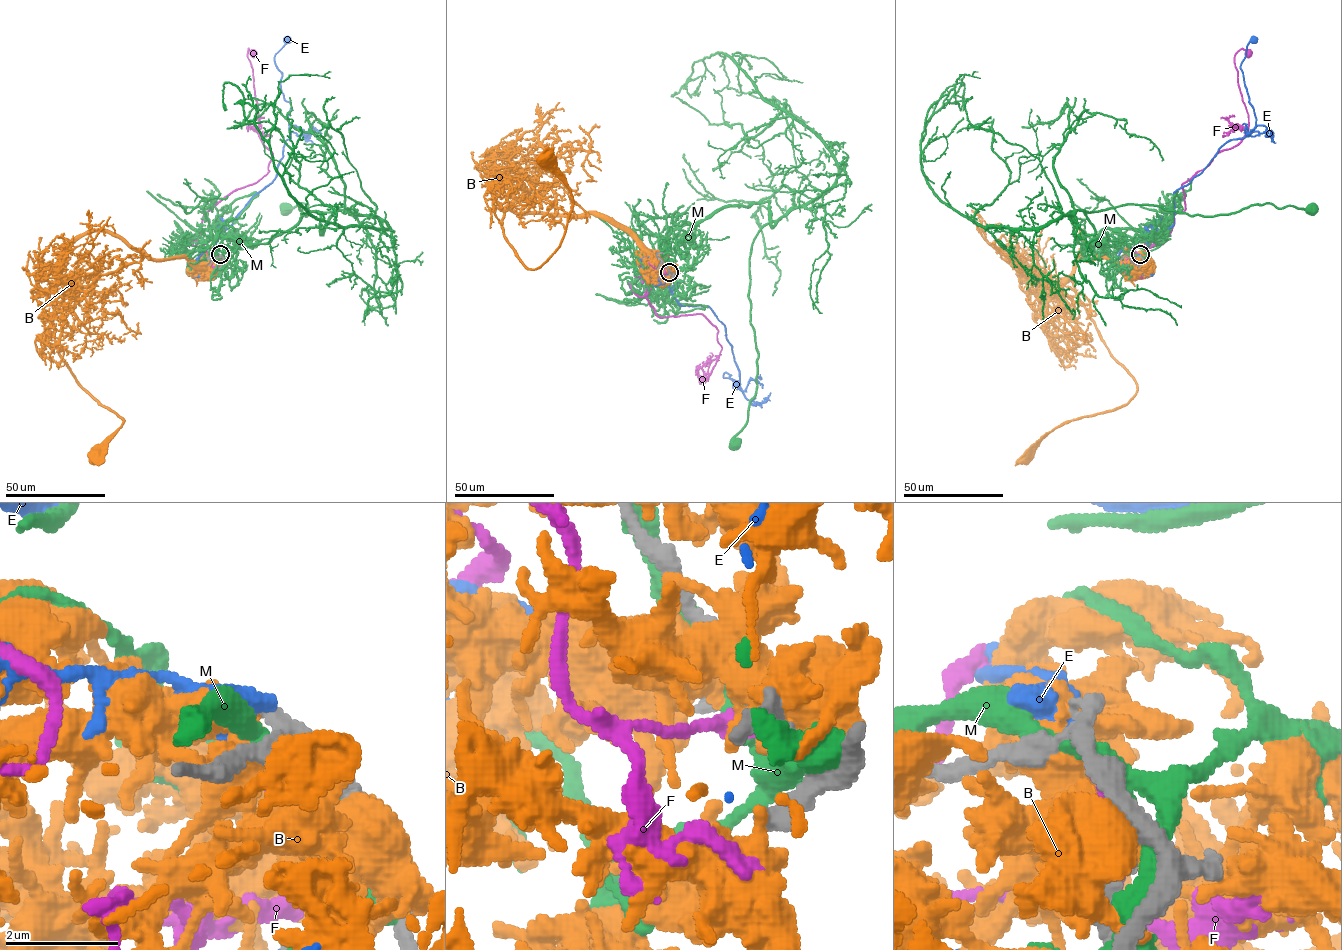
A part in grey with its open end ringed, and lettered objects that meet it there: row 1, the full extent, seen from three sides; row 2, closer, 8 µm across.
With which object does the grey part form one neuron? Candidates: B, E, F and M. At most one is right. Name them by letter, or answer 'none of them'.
none of them

